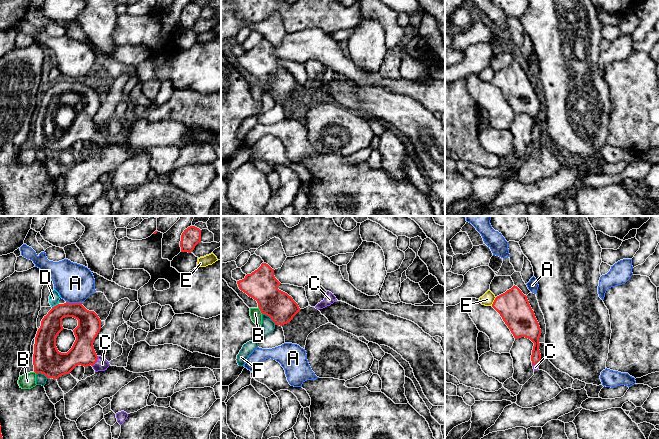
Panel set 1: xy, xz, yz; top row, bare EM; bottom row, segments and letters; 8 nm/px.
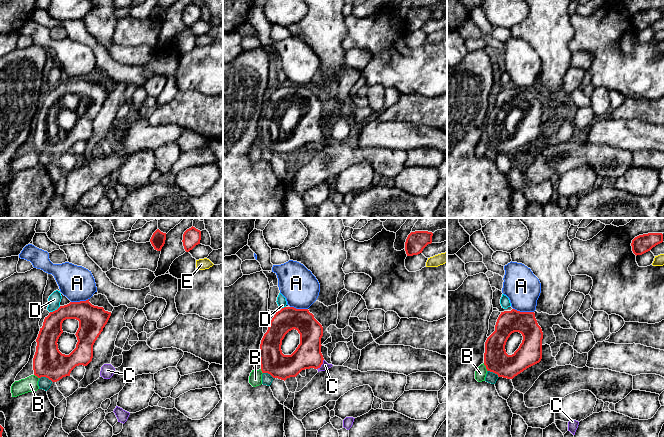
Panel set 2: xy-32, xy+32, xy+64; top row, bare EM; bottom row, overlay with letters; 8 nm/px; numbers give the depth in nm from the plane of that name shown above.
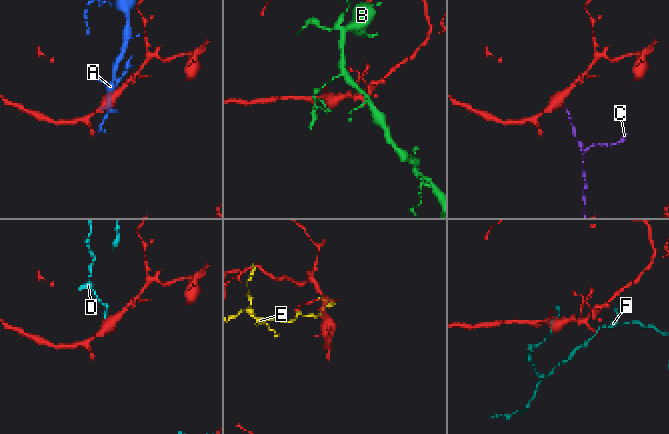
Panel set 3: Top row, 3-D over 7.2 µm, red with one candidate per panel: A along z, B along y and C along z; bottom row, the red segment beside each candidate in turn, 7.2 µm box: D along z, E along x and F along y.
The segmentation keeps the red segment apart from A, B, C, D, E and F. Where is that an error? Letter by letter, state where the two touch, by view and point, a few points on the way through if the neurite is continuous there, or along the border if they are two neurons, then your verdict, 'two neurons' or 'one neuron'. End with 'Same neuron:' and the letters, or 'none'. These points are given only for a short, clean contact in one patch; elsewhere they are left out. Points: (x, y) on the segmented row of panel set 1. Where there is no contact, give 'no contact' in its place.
A: meets red in xy at (74, 303); border along xy (66, 301), (81, 303); two neurons
B: meets red in xz at (260, 310); two neurons
C: meets red in xy at (96, 361); runs through xy (82, 353), (96, 361), (102, 364); one neuron
D: meets red in xy at (56, 305); two neurons
E: meets red in yz at (494, 301); two neurons
F: meets red in xz at (269, 316); border along xz (262, 313), (266, 314), (275, 324); two neurons
Same neuron: C

